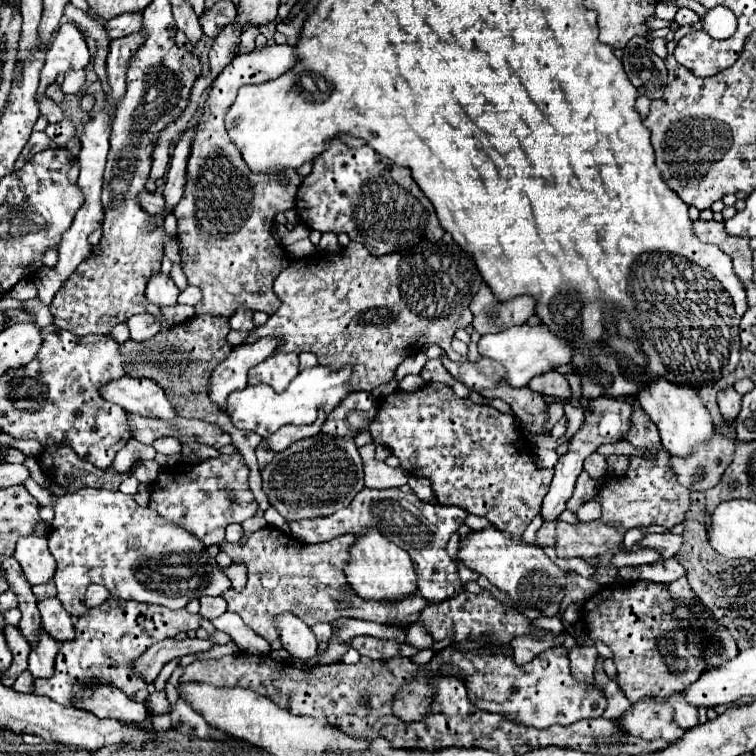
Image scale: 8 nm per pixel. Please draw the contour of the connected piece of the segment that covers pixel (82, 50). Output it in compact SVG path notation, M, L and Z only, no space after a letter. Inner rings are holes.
M73 23L59 27L51 47L47 49L45 65L41 69L41 81L37 91L37 101L47 97L47 87L55 83L59 73L69 73L75 69L85 69L91 55L81 31Z

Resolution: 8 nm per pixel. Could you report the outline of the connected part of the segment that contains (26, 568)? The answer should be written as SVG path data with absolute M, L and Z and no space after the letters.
M25 535L17 541L15 559L19 561L27 581L31 585L47 583L55 573L55 559L49 553L47 539L37 535Z

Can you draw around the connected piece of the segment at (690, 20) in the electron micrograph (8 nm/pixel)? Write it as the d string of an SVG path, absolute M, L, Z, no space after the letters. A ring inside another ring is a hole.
M681 7L681 9L677 11L677 15L675 15L675 21L677 21L679 25L693 25L693 23L699 21L699 15L697 15L695 11L687 9L687 7Z

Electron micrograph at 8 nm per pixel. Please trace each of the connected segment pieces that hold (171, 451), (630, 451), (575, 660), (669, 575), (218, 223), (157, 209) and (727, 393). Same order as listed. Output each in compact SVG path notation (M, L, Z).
M161 437L153 443L153 447L163 455L181 455L181 443L175 437Z
M625 439L615 443L615 445L603 445L597 449L597 453L609 457L609 455L643 455L641 449L635 449L631 443L627 443Z
M577 645L575 649L569 651L569 661L571 661L571 675L587 685L593 685L593 675L595 675L595 663L597 663L597 649L595 647L583 647Z
M675 557L671 559L665 559L661 563L655 563L655 565L647 565L647 567L621 567L619 569L619 575L625 577L625 579L647 579L647 581L655 581L655 583L663 583L663 585L669 585L673 583L675 579L679 577L685 577L687 571L683 571L683 565L679 565L679 561Z
M267 45L253 53L237 55L213 81L213 91L199 117L187 163L185 193L173 209L179 223L177 239L183 273L189 285L197 285L203 291L201 303L195 305L199 315L231 317L241 307L273 315L281 305L273 293L273 281L289 265L289 259L273 237L273 217L277 211L293 207L299 177L287 177L283 185L277 177L253 173L225 131L225 113L241 85L275 79L295 63L295 45Z
M143 191L143 193L139 195L139 205L141 205L147 213L151 213L151 215L167 215L165 199L163 199L163 195L161 195L159 191L155 191L155 193Z
M733 387L721 391L717 395L717 401L719 401L719 411L723 415L725 421L733 423L739 415L739 407L741 407L741 395L737 395L737 391Z

